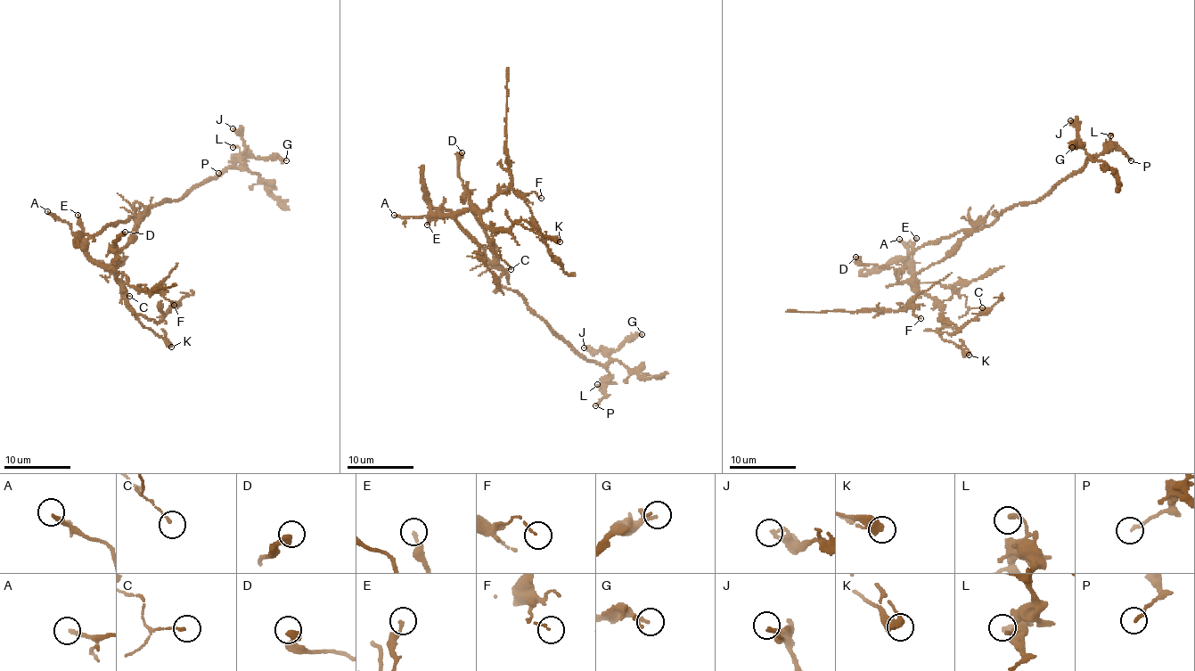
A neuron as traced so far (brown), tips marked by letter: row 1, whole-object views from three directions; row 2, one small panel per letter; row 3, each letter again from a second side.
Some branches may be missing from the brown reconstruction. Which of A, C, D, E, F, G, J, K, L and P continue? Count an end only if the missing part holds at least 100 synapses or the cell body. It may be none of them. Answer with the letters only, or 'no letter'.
A

